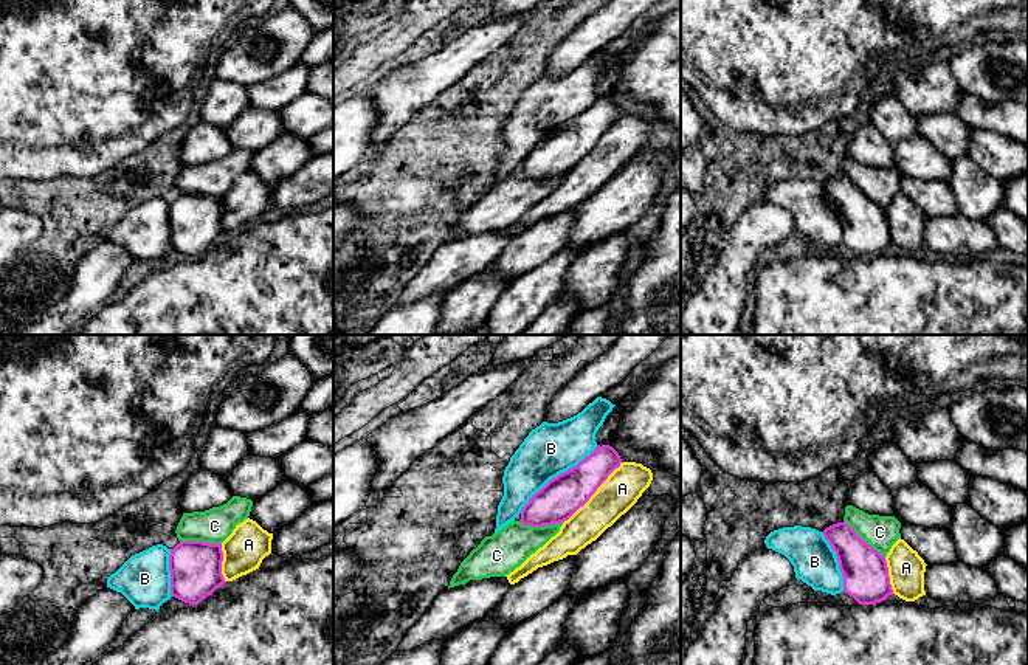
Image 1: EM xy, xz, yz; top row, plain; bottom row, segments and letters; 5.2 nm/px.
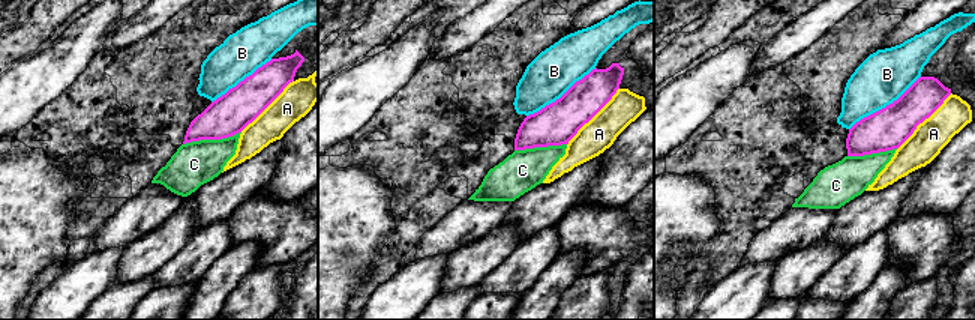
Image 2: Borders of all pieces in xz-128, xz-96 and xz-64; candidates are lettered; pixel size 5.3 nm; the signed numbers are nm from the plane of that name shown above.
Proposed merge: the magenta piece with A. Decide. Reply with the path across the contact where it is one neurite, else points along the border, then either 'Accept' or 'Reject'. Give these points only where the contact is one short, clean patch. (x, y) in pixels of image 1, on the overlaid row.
Reject

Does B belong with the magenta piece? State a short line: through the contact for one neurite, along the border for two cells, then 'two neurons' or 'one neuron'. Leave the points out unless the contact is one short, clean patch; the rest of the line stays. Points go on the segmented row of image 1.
two neurons

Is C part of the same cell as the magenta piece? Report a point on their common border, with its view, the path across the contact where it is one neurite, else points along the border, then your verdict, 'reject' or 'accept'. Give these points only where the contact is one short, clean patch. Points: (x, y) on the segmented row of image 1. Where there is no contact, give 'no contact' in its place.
contact yz (864, 541); reject

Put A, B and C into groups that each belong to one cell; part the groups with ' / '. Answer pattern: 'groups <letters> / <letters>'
groups A / B / C

